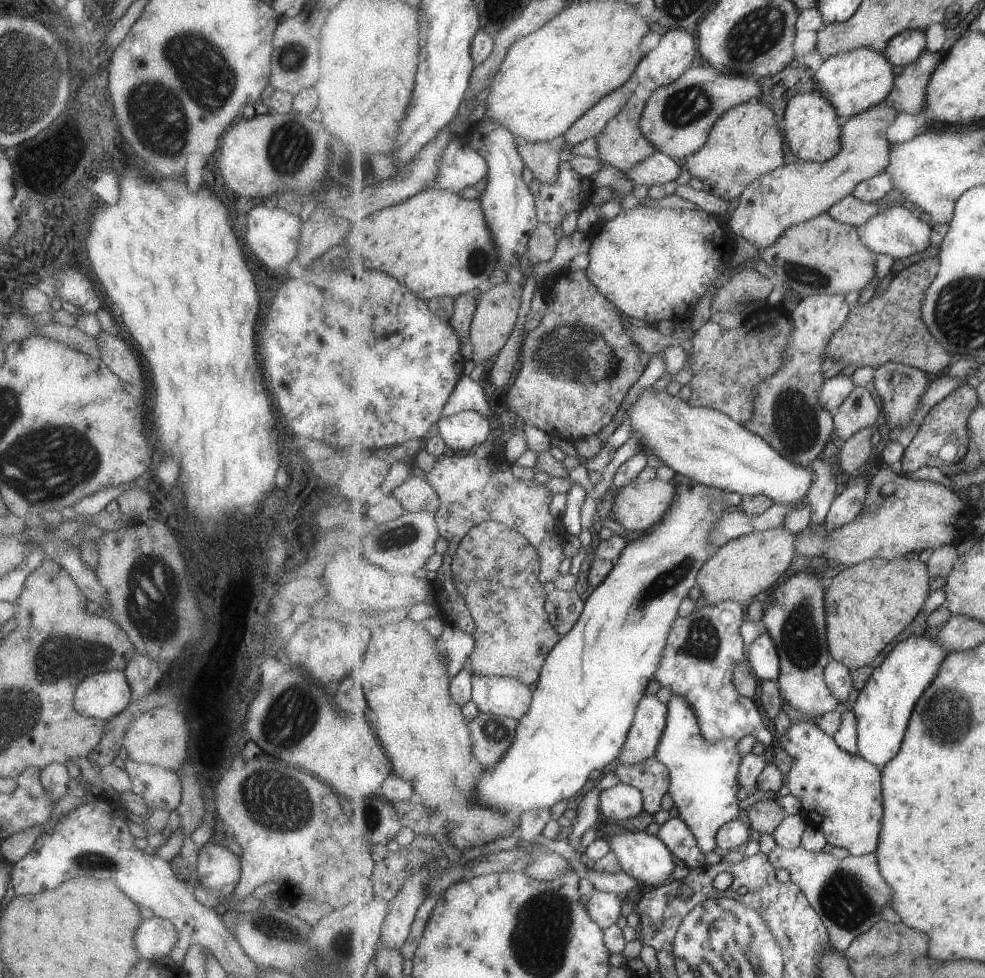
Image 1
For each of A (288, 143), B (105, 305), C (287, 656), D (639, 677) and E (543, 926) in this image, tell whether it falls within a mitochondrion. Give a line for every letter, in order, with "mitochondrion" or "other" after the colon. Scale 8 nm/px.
A: mitochondrion
B: other
C: other
D: other
E: mitochondrion

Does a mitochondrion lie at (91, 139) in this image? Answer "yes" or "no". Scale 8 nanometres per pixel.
no

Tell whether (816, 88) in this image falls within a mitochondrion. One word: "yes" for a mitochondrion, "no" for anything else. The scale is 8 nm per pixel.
no

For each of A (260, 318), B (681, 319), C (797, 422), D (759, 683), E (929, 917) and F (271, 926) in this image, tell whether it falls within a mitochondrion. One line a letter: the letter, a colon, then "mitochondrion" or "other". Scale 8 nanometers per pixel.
A: other
B: other
C: mitochondrion
D: other
E: other
F: mitochondrion

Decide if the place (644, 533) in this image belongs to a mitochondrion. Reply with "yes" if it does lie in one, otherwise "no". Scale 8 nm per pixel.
no

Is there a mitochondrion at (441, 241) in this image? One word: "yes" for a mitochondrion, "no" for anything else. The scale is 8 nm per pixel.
no

